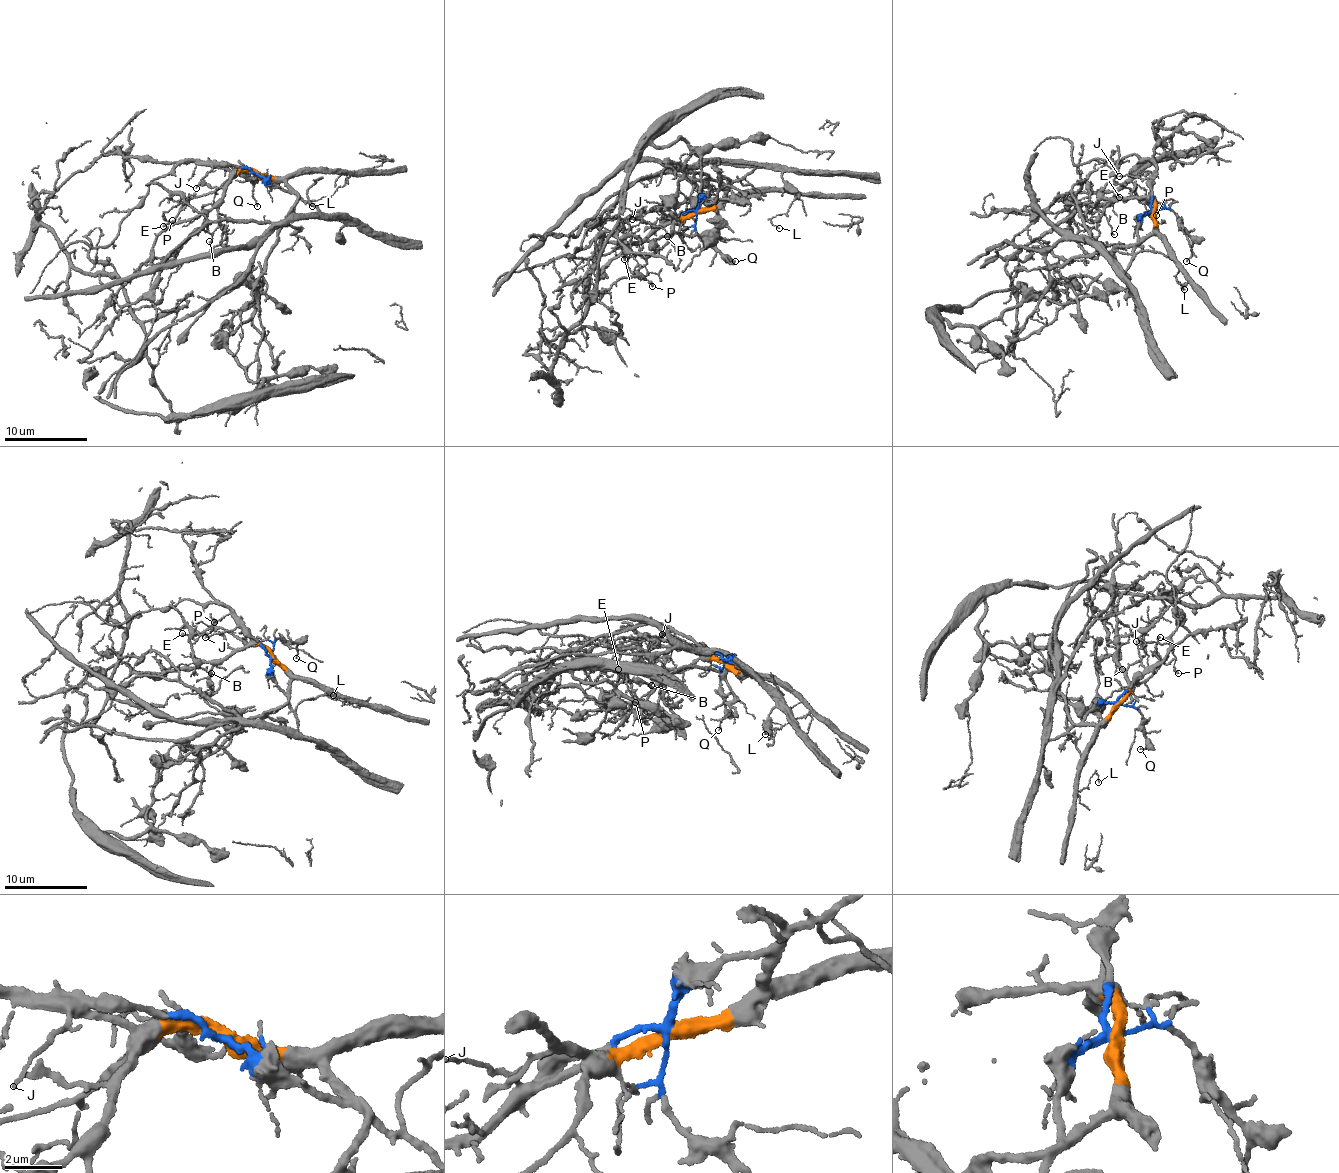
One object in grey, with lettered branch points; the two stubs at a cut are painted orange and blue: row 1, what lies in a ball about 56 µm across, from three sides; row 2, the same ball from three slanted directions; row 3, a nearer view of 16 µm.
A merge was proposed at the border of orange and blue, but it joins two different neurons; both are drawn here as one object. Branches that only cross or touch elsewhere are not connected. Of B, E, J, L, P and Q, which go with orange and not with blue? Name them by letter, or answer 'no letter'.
B, E, J, L, P

